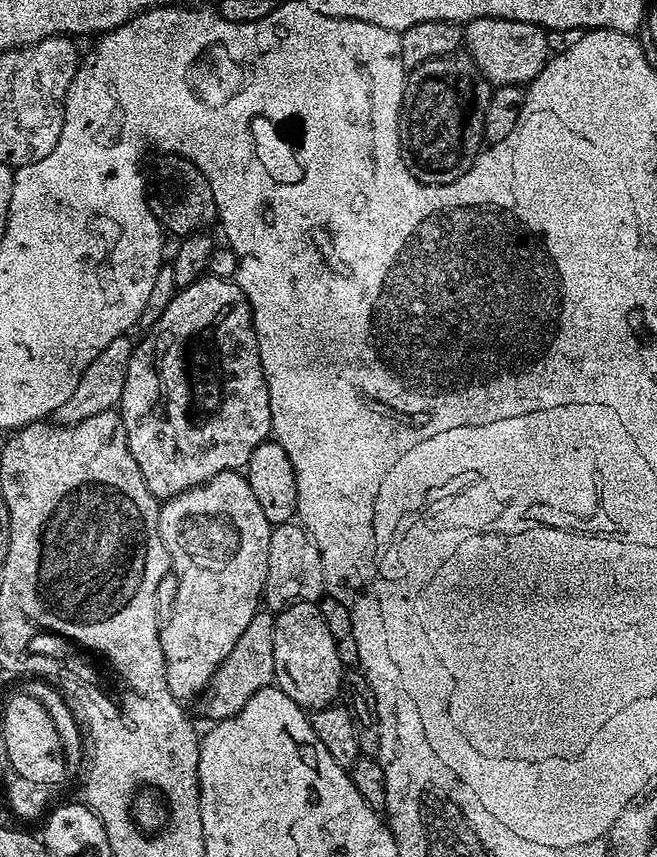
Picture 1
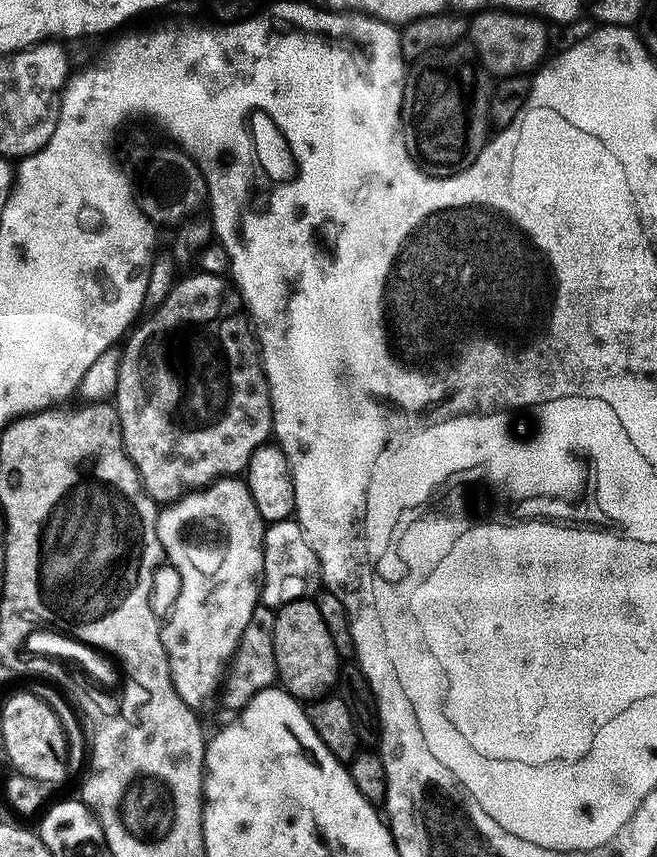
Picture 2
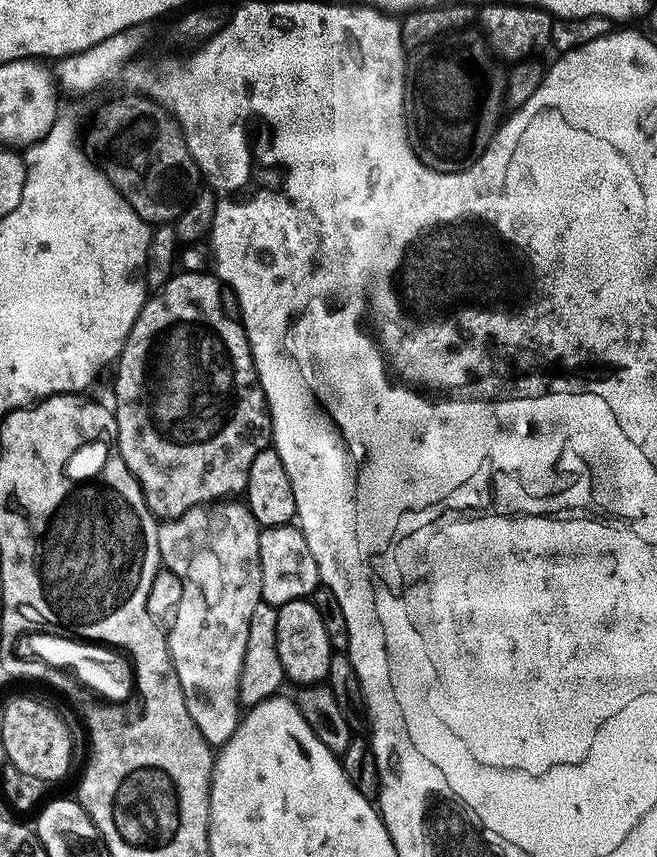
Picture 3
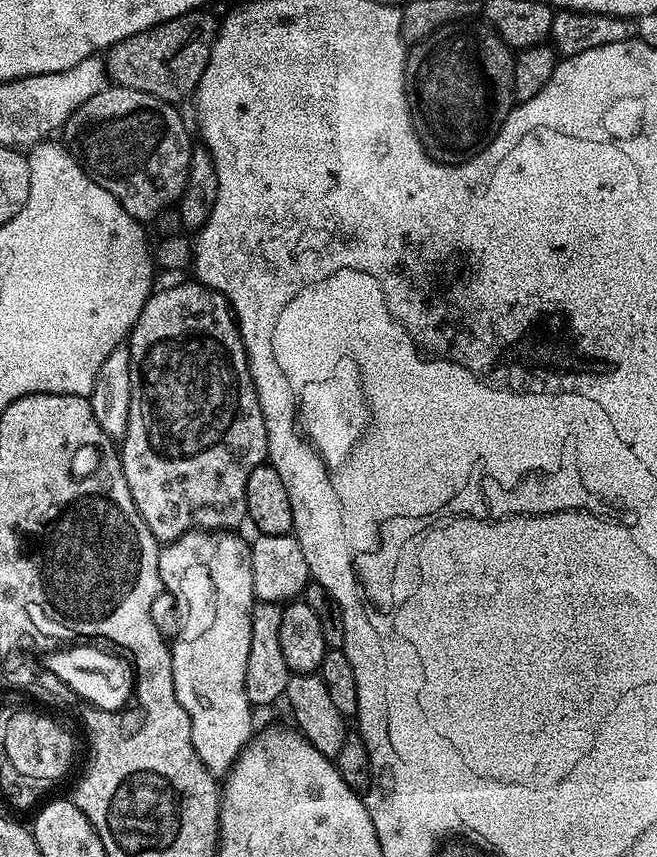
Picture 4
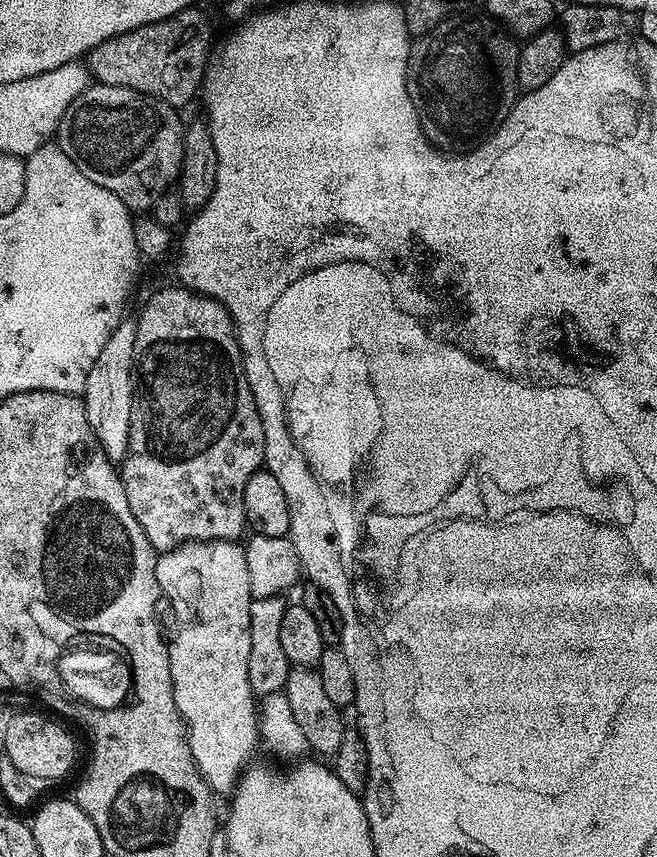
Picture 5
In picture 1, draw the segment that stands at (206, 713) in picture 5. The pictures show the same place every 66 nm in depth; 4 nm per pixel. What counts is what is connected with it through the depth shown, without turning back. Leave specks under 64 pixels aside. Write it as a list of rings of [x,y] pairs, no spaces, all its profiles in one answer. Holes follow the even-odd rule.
[[[239,471],[220,472],[218,475],[210,477],[204,484],[187,488],[184,492],[180,492],[160,504],[160,537],[168,551],[170,568],[174,576],[176,572],[176,593],[172,596],[172,609],[168,612],[168,621],[165,619],[160,629],[160,641],[162,642],[164,665],[168,667],[168,685],[177,698],[192,695],[195,697],[203,692],[204,687],[212,681],[212,676],[218,670],[218,666],[226,658],[226,654],[230,654],[230,650],[234,650],[234,642],[238,642],[238,638],[242,638],[242,630],[246,630],[252,615],[261,607],[268,559],[270,558],[270,534],[273,527],[274,525],[266,518],[266,514],[262,514],[262,506],[258,506],[258,498],[254,498],[254,490],[250,490],[247,475],[241,474]]]

